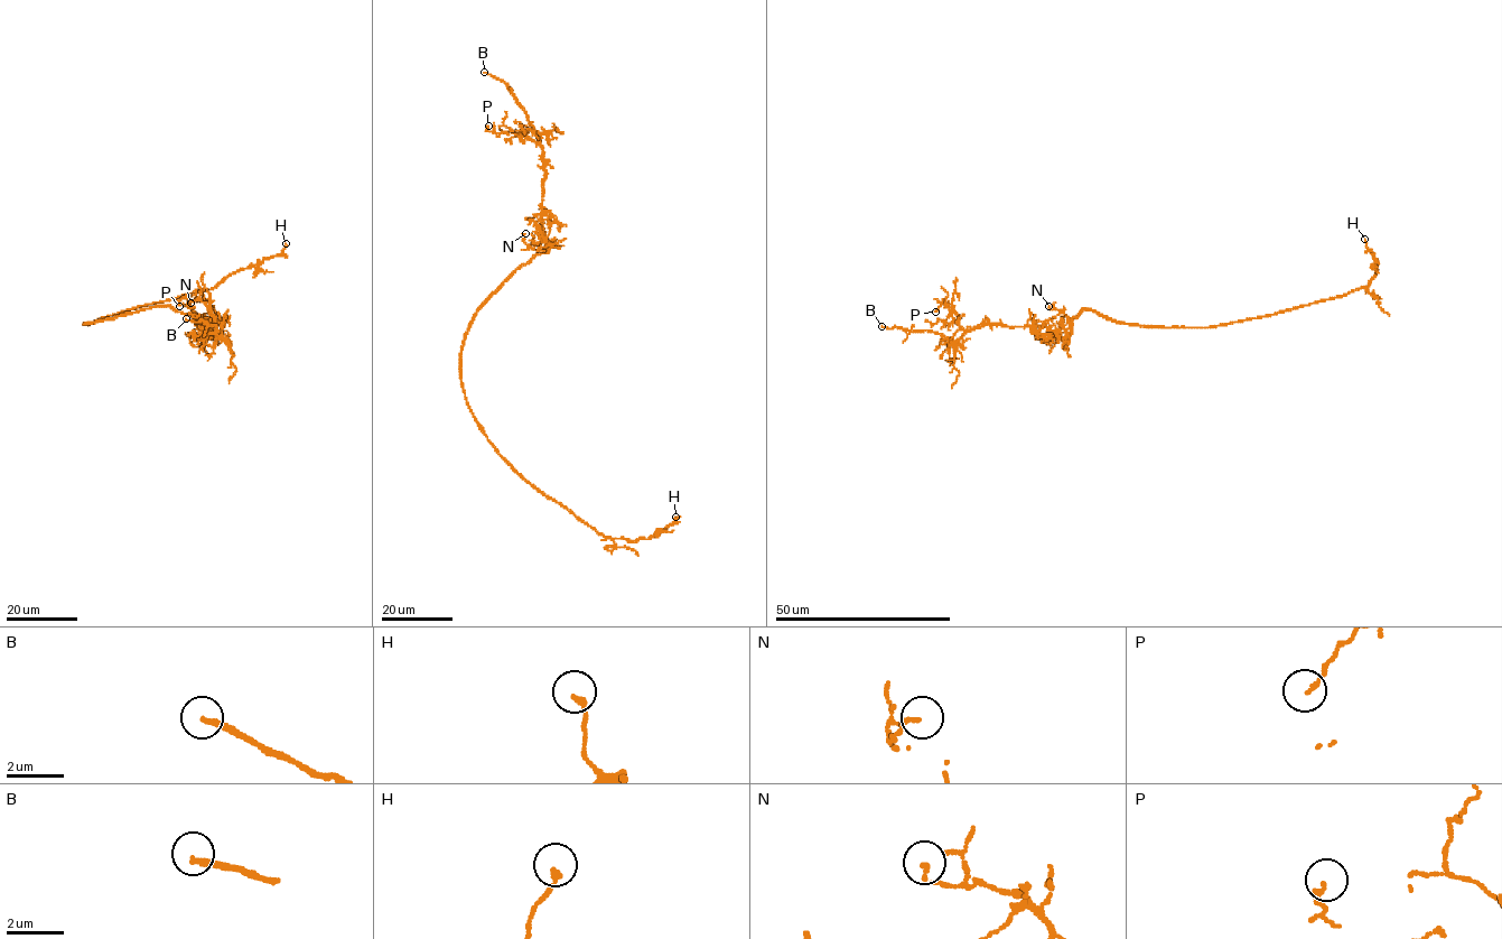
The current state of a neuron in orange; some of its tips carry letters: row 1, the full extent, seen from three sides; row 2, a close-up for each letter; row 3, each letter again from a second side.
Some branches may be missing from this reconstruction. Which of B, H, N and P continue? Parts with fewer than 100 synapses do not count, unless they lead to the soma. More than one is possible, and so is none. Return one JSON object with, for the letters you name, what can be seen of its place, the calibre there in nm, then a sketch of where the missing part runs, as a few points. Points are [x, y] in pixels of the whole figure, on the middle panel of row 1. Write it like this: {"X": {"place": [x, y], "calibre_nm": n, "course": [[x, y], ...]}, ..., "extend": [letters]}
{"B": {"place": [484, 72], "calibre_nm": 200, "course": [[484, 72], [466, 80], [462, 76], [466, 73], [487, 68], [494, 64], [494, 55]]}, "extend": ["B"]}

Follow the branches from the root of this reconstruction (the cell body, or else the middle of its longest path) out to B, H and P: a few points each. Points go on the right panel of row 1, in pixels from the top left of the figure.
B: (1146, 327), (1115, 322), (1082, 309), (1065, 337), (1044, 326), (983, 323), (950, 340), (932, 332), (882, 326)
H: (1146, 327), (1216, 327), (1267, 316), (1369, 287), (1378, 265), (1364, 239)
P: (1146, 327), (1082, 309), (1071, 333), (1059, 337), (1044, 326), (983, 323), (964, 331), (944, 304), (935, 312)

